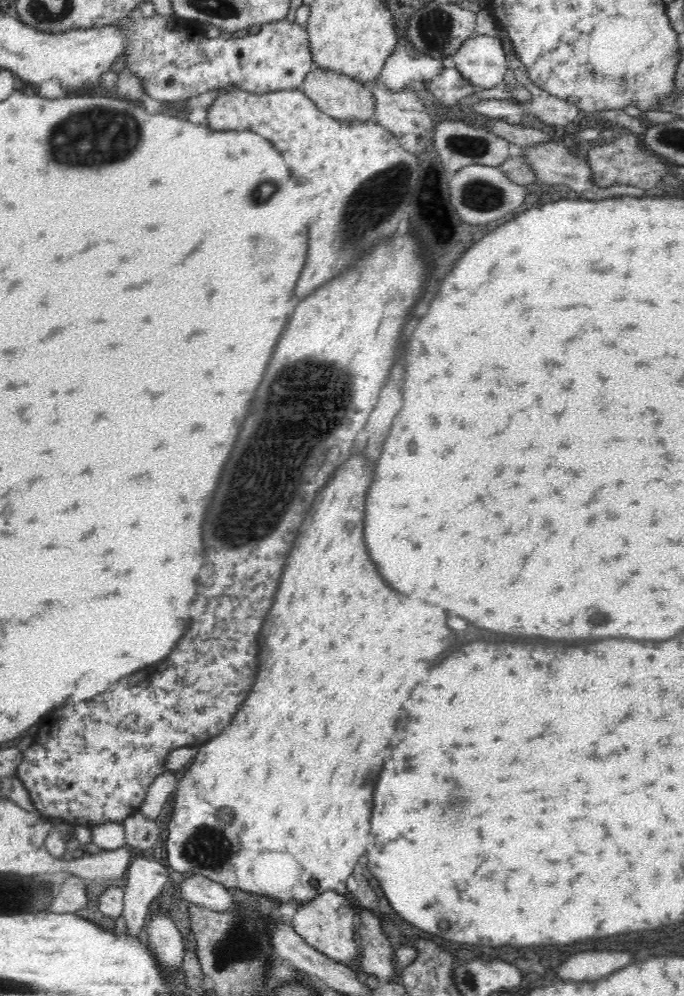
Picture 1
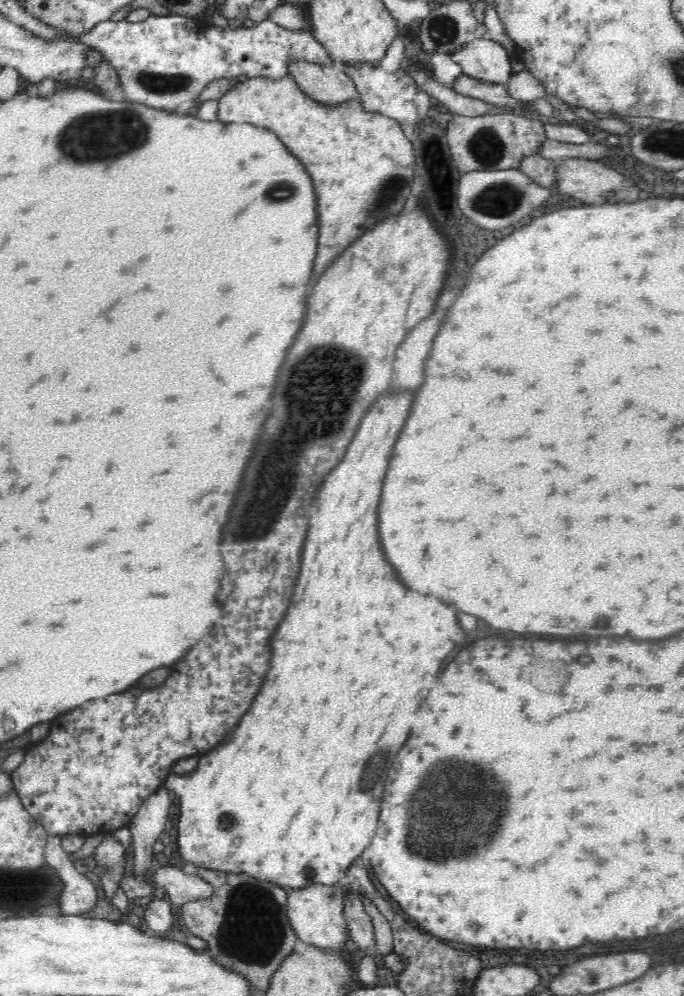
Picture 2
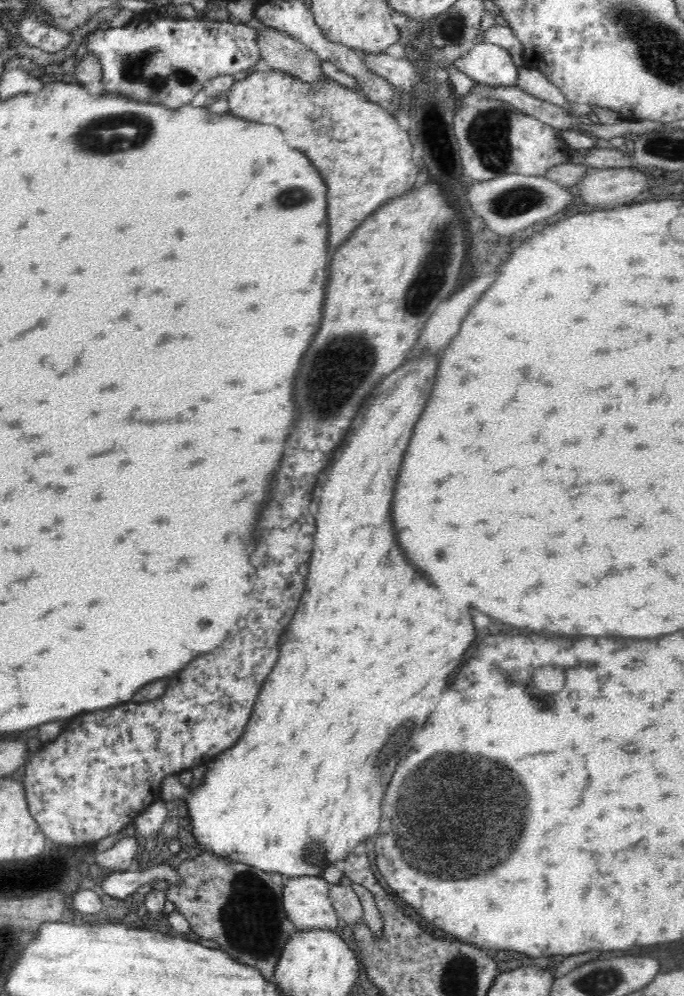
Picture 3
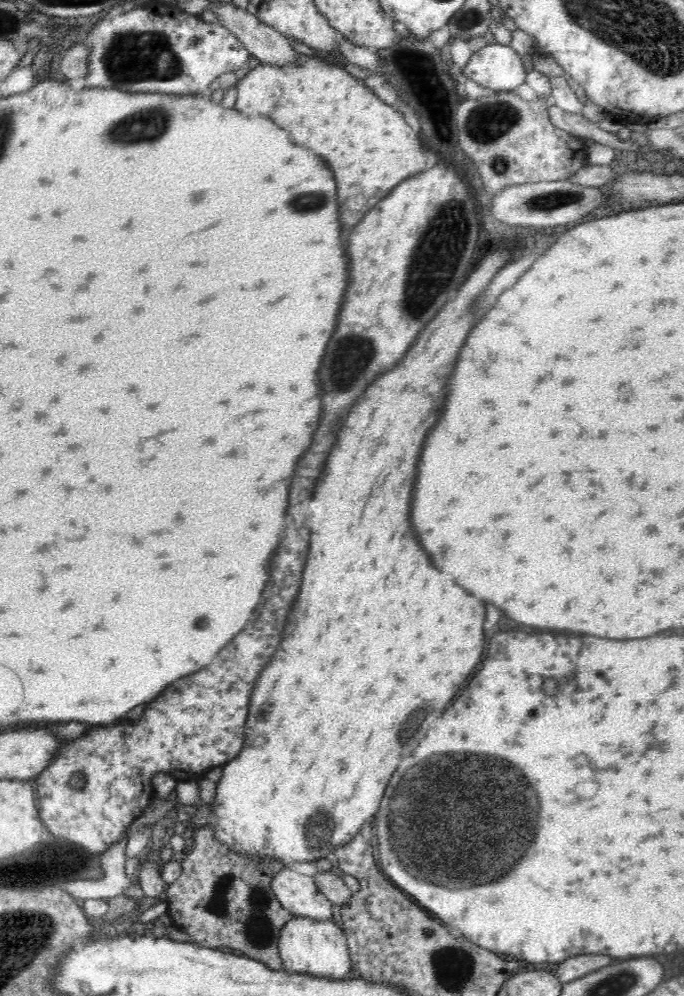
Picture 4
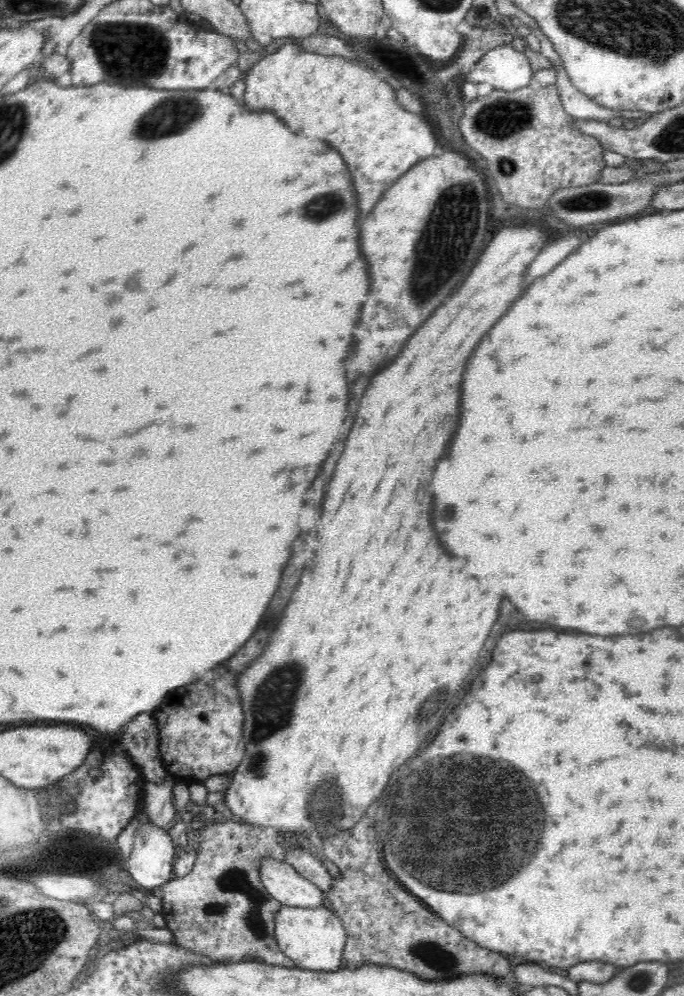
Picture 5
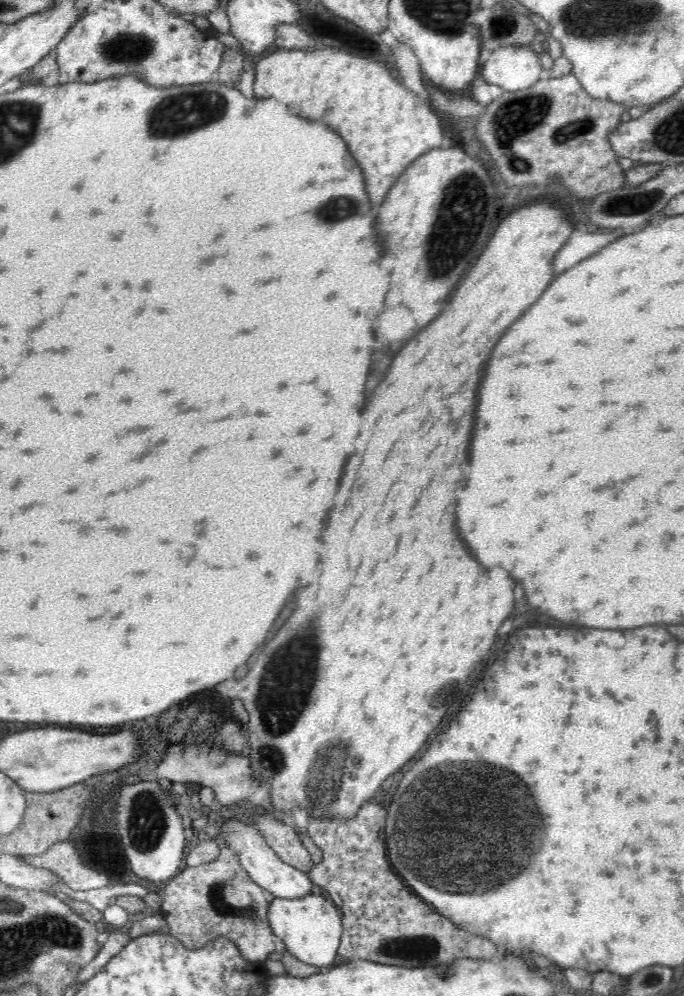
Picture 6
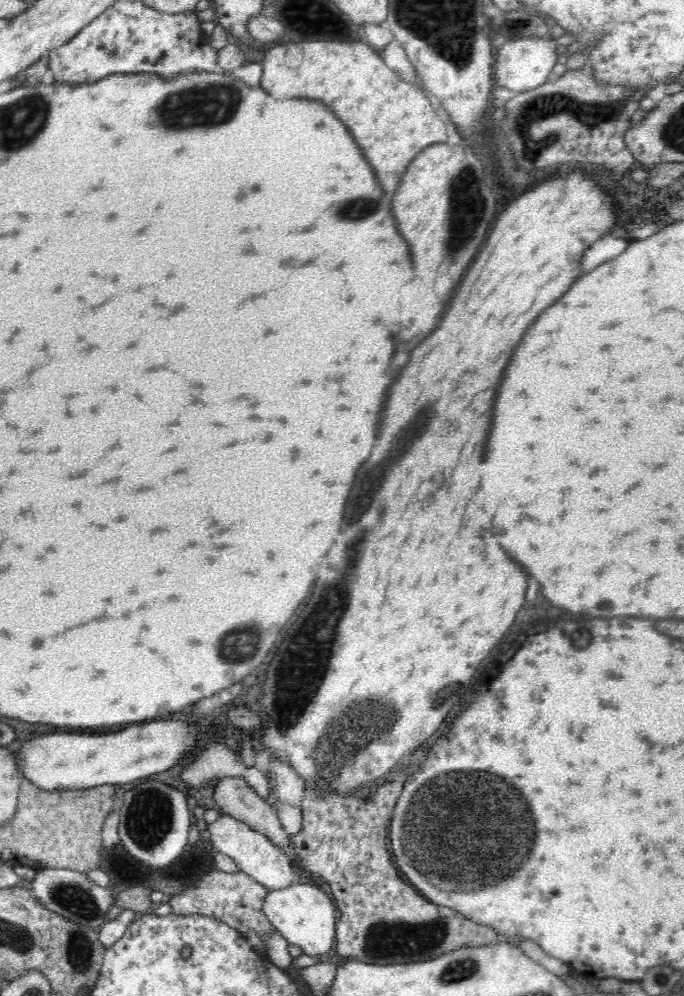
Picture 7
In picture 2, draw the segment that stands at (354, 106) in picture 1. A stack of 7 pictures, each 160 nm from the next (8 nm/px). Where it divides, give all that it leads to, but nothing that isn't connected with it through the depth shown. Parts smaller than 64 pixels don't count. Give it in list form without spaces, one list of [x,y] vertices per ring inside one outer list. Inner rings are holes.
[[[290,60],[288,74],[310,99],[325,103],[328,107],[340,107],[342,102],[360,102],[360,93],[354,81],[341,67],[319,65],[305,60]]]

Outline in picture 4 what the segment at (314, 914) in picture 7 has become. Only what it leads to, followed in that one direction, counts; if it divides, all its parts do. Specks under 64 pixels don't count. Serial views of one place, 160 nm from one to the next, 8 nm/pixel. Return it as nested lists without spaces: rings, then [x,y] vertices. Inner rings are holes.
[[[291,916],[280,930],[278,938],[281,970],[290,973],[323,976],[330,980],[344,980],[350,974],[351,962],[347,938],[340,924],[332,920],[317,920],[303,916]]]

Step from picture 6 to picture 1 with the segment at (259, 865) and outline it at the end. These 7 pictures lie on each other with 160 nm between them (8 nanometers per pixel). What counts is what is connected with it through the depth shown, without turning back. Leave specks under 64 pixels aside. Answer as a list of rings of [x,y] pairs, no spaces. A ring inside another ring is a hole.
[[[328,890],[312,898],[312,902],[298,903],[290,924],[296,933],[318,952],[325,954],[334,962],[347,965],[356,958],[356,950],[358,950],[358,936],[355,934],[356,917],[357,909],[348,895]]]

